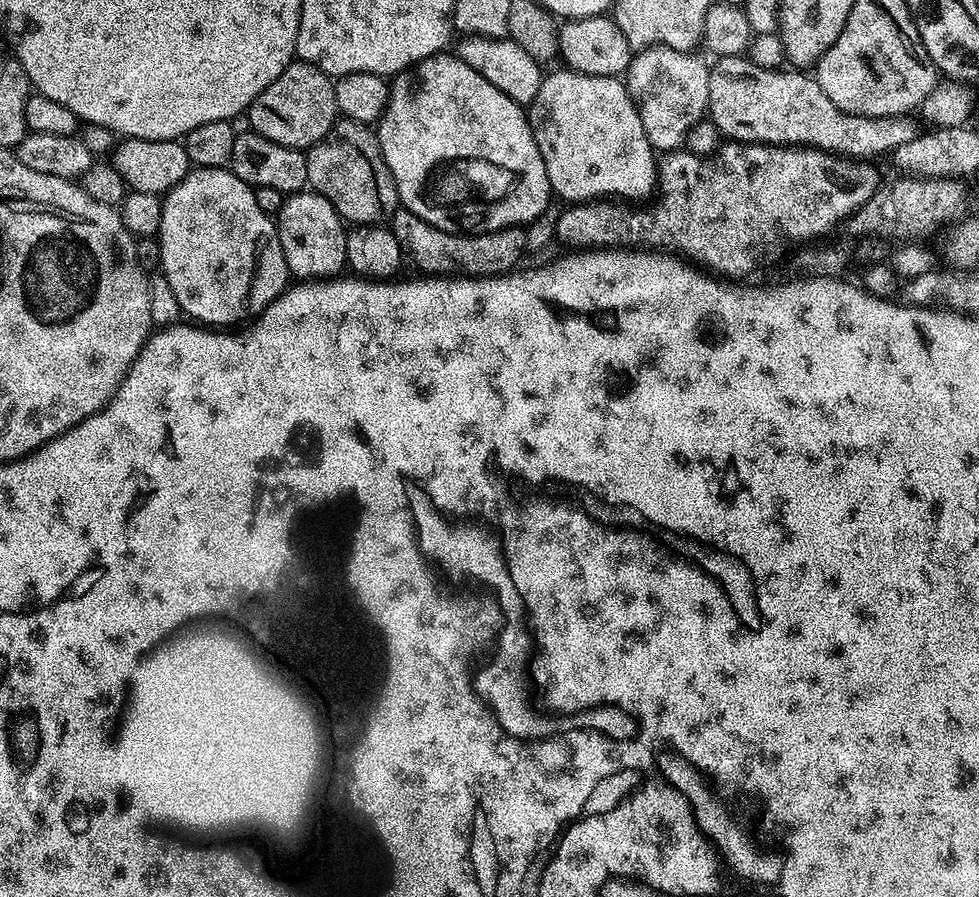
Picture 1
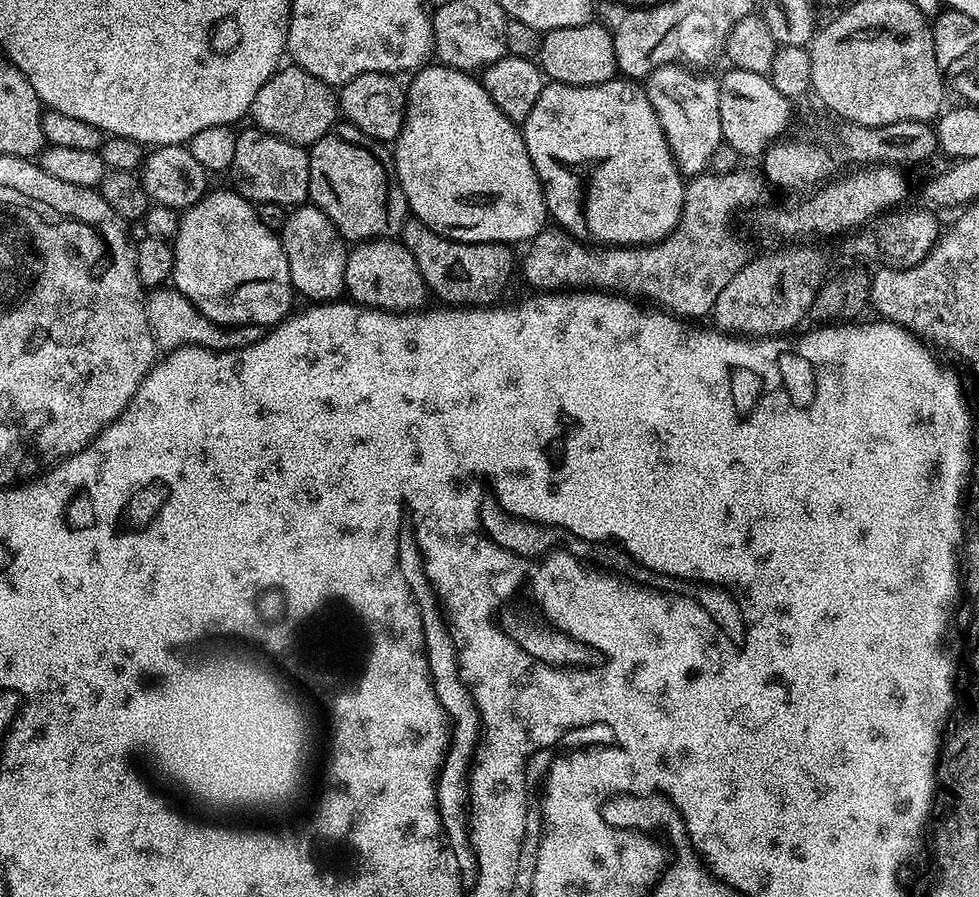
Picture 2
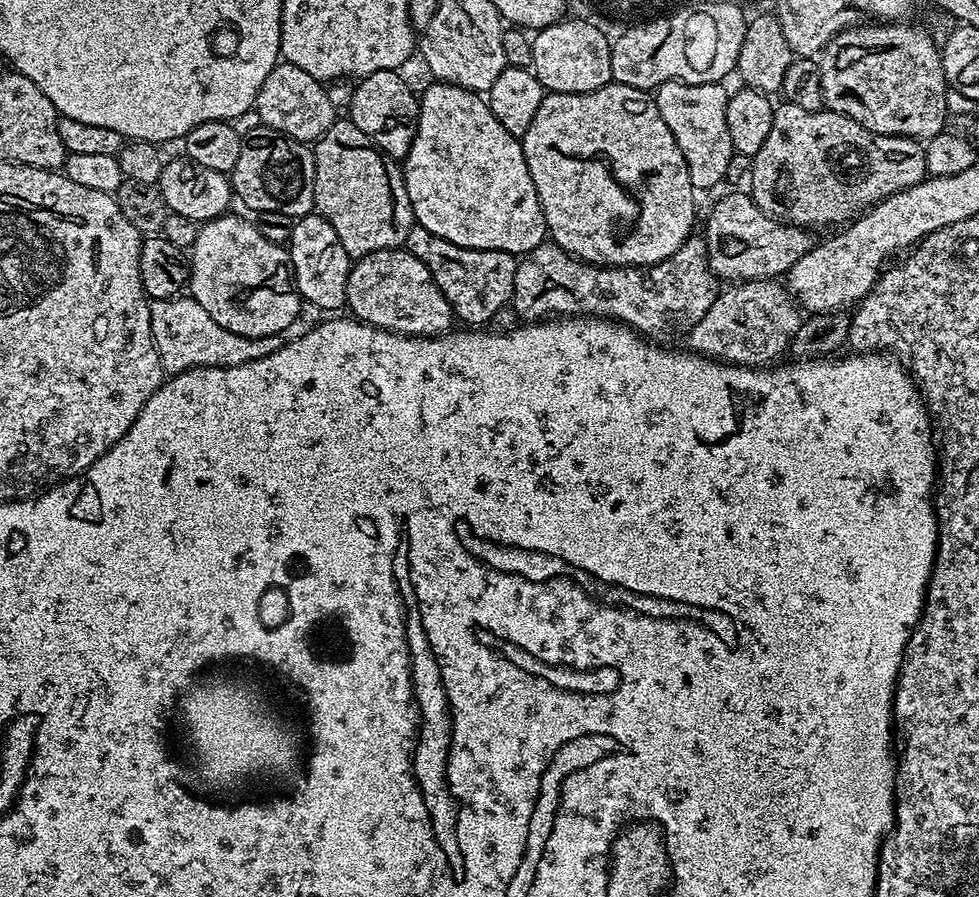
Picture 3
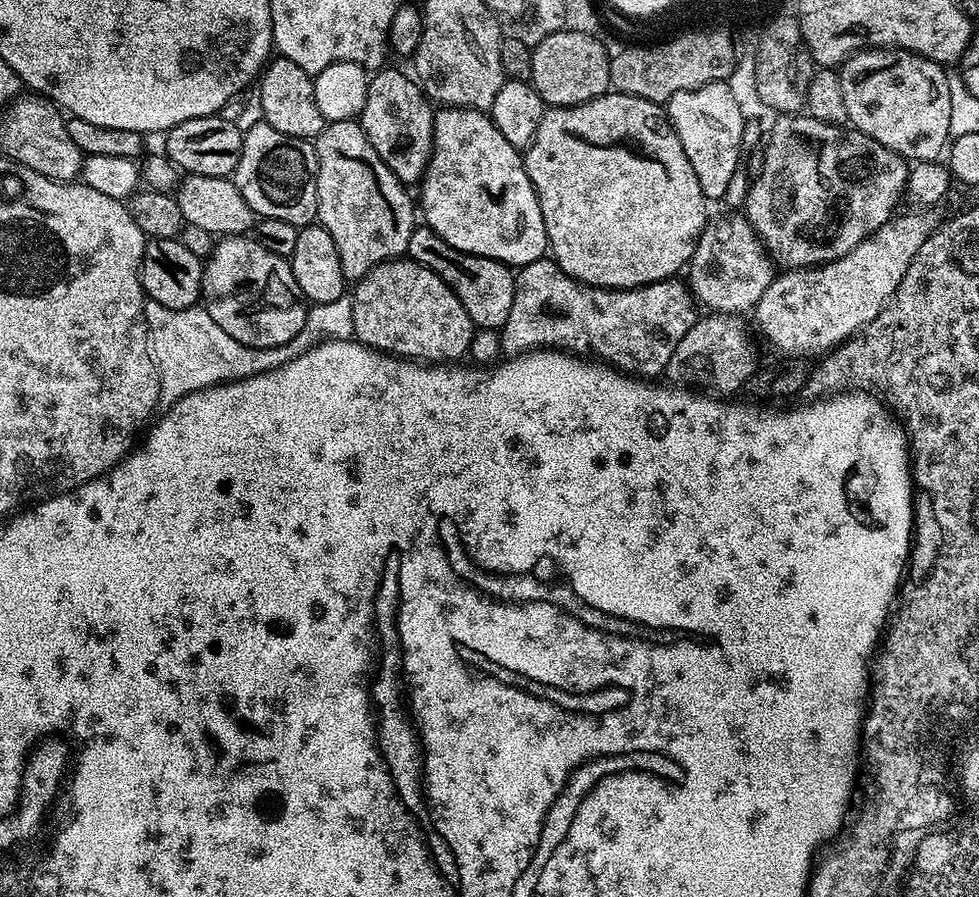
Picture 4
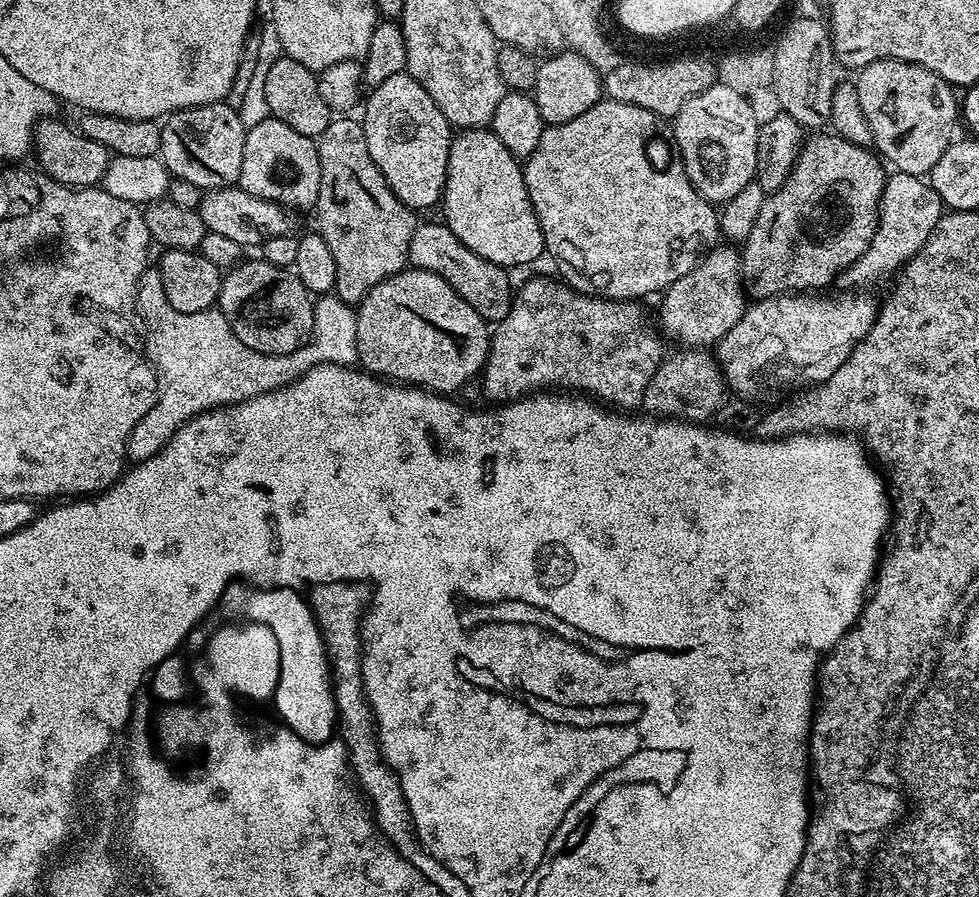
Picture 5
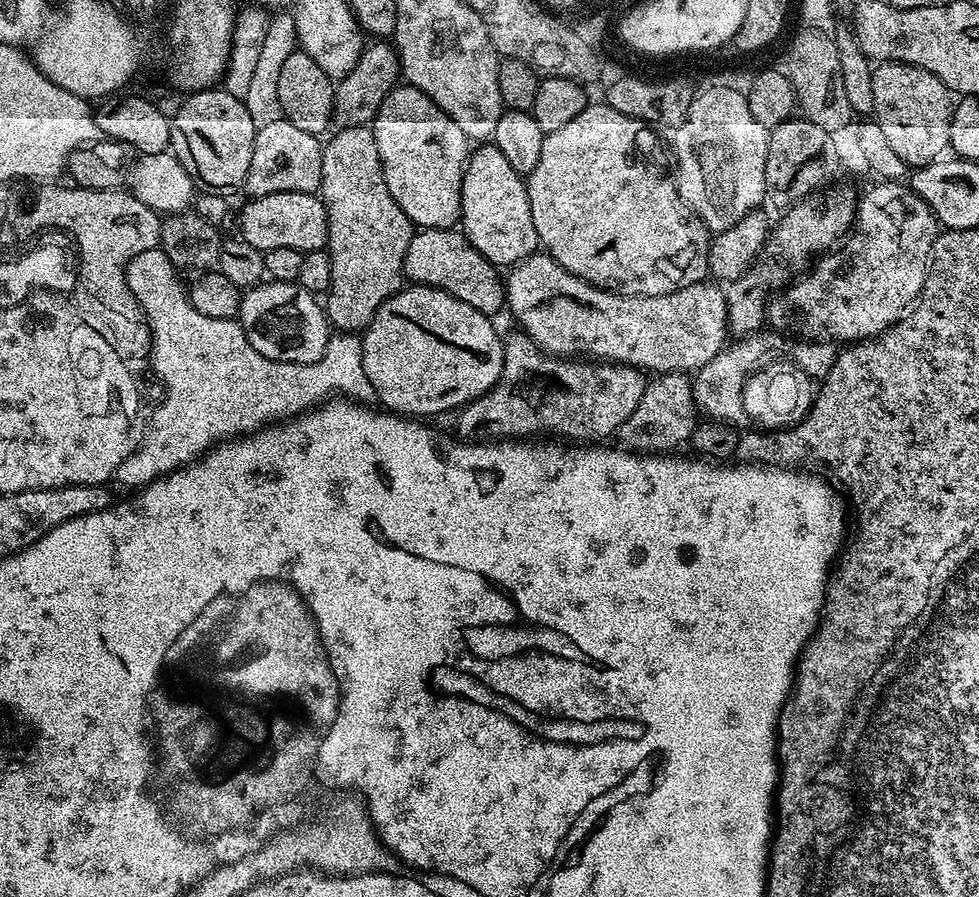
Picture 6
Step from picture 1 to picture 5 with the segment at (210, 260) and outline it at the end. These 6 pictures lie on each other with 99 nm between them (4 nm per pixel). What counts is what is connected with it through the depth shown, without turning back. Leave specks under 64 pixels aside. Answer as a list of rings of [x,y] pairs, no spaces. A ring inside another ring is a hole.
[[[245,259],[223,273],[218,311],[250,350],[285,356],[308,343],[316,322],[314,300],[289,269],[255,259]]]

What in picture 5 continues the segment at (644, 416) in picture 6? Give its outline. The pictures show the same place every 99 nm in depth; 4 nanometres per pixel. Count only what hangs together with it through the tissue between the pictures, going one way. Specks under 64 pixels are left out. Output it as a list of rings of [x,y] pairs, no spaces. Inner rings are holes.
[[[688,346],[676,350],[658,366],[654,378],[644,391],[642,408],[656,418],[675,418],[689,422],[708,422],[726,402],[724,374],[711,351],[700,346]]]

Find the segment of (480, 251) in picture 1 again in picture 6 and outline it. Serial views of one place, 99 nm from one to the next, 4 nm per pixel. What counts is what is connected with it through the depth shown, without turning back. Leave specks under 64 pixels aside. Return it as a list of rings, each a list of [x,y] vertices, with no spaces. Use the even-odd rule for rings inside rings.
[[[421,228],[413,231],[410,238],[410,246],[406,246],[406,258],[404,259],[404,270],[402,273],[405,281],[412,284],[425,284],[431,288],[442,290],[462,302],[466,306],[474,306],[486,317],[495,317],[495,312],[499,308],[503,309],[506,304],[506,286],[499,276],[497,265],[492,264],[483,256],[483,254],[468,241],[468,237],[463,231],[451,228]]]

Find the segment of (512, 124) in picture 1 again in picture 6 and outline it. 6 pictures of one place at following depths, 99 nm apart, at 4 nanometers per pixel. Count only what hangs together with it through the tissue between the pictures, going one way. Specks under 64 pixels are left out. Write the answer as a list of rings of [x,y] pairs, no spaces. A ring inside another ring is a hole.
[[[488,142],[471,153],[464,171],[464,202],[460,205],[459,223],[462,231],[476,249],[492,264],[515,266],[537,251],[538,241],[534,218],[530,214],[528,186],[506,162],[502,150]]]

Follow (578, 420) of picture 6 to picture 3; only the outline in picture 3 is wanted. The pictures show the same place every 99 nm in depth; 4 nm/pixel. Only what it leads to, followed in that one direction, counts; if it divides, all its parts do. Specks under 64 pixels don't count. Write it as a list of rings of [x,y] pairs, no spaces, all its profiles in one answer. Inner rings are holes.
[[[693,234],[670,258],[652,264],[648,268],[606,268],[598,264],[587,264],[576,256],[569,256],[555,242],[539,244],[534,250],[519,257],[514,274],[511,311],[516,311],[521,321],[539,322],[545,318],[567,318],[569,316],[603,316],[628,325],[633,332],[653,341],[668,342],[671,336],[683,337],[702,318],[706,310],[714,306],[718,295],[718,277],[708,265],[708,247],[703,235]]]

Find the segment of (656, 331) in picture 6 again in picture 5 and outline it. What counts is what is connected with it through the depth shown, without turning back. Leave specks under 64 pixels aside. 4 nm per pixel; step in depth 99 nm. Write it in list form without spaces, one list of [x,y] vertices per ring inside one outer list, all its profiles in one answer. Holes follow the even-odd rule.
[[[713,247],[700,257],[699,262],[690,270],[690,274],[682,274],[678,282],[674,282],[663,293],[664,301],[660,304],[660,324],[658,328],[669,341],[677,340],[680,346],[712,346],[715,345],[727,332],[742,318],[746,307],[746,293],[744,279],[740,277],[741,253],[732,248]]]

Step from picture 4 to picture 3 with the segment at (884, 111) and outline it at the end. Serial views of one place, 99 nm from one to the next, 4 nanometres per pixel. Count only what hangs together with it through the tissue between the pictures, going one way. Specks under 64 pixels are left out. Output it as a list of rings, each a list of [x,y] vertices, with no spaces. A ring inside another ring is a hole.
[[[861,22],[855,28],[848,28],[845,32],[839,32],[829,42],[818,57],[820,66],[820,77],[822,78],[822,92],[824,94],[824,108],[854,118],[866,130],[874,134],[886,134],[887,136],[908,136],[912,140],[927,142],[933,140],[939,132],[945,131],[947,120],[950,120],[950,113],[947,108],[947,94],[949,92],[948,79],[944,77],[942,62],[940,61],[940,48],[920,28],[915,28],[912,22]]]

